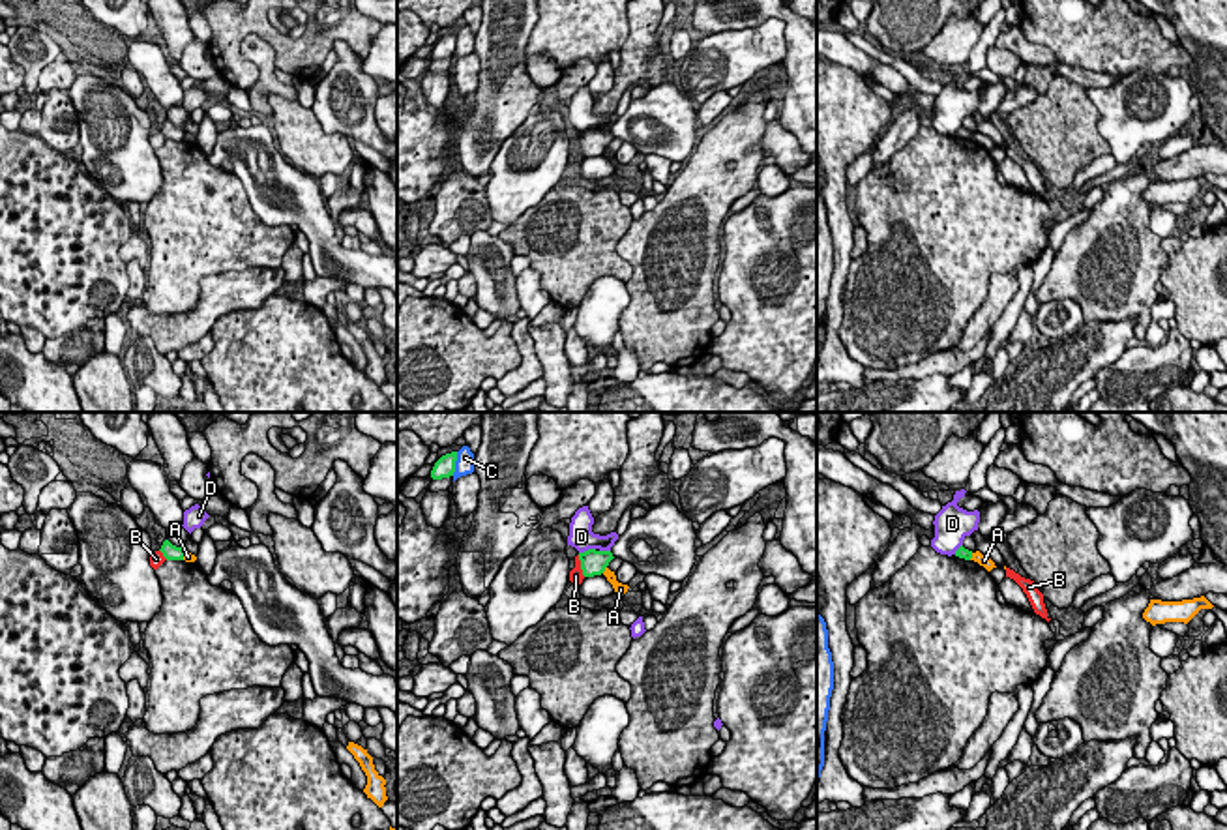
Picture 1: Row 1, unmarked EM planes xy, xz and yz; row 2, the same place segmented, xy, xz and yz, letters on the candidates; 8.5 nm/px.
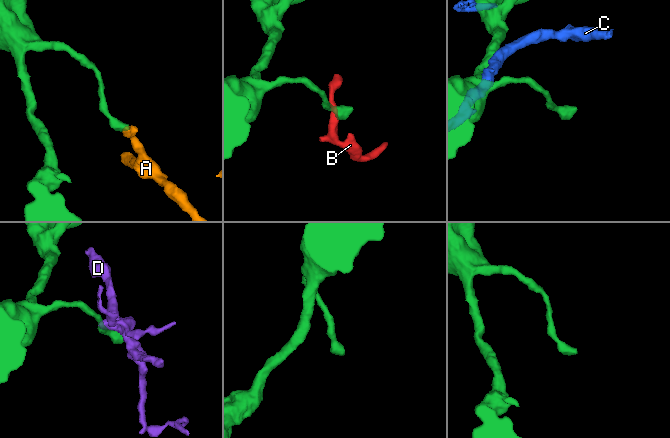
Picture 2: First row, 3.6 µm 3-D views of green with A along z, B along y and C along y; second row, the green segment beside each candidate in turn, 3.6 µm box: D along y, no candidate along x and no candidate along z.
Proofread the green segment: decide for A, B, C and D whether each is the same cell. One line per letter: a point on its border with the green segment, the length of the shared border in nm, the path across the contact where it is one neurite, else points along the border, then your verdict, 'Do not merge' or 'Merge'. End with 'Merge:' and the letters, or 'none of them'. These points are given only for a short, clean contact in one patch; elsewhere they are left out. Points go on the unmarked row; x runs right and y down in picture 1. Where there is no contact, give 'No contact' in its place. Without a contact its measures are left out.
A: Touches green at xz (604, 150). Shared border 70 nm. Boundary: xz (606, 147), (602, 152). Do not merge
B: Touches green at xz (581, 147). Shared border 200 nm. Boundary: xz (577, 135), (585, 156). Do not merge
C: Touches green at xz (454, 44). Shared border 220 nm. Do not merge
D: Touches green at xz (589, 130). Shared border 150 nm. Boundary: xz (594, 128), (579, 133). Do not merge
Merge: none of them

